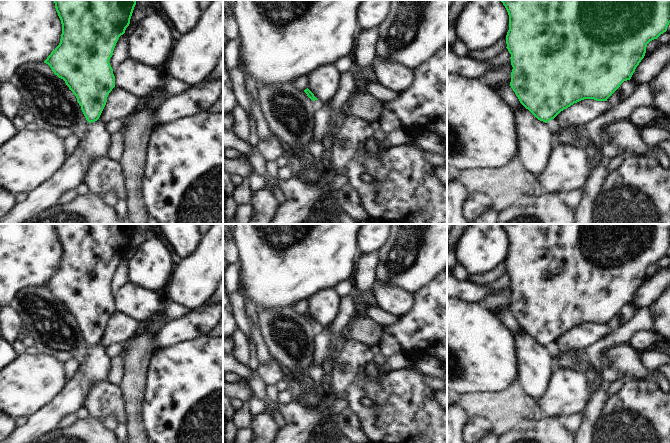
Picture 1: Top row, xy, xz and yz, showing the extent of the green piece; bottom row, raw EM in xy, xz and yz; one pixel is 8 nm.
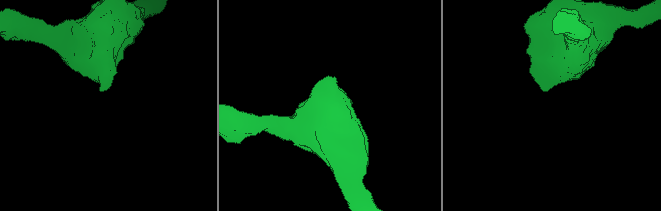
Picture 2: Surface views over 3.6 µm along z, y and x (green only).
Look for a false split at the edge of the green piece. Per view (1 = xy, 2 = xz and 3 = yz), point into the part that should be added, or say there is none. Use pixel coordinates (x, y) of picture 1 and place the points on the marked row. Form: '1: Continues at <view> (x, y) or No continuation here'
1: No continuation here
2: No continuation here
3: No continuation here.

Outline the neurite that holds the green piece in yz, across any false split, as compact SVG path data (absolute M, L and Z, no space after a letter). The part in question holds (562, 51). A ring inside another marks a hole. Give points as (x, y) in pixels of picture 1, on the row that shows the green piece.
M501 0L509 15L509 30L506 44L511 54L510 86L520 103L538 120L547 123L561 111L584 99L607 101L607 99L627 80L630 80L636 67L644 58L647 44L667 31L670 23L670 0Z

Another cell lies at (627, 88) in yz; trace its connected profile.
M631 80L624 81L620 87L607 99L612 107L627 100L635 92L638 86Z

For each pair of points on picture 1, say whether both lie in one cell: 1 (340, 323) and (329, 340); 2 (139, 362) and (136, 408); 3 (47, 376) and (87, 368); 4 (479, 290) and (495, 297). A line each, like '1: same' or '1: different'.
1: different
2: same
3: different
4: different

